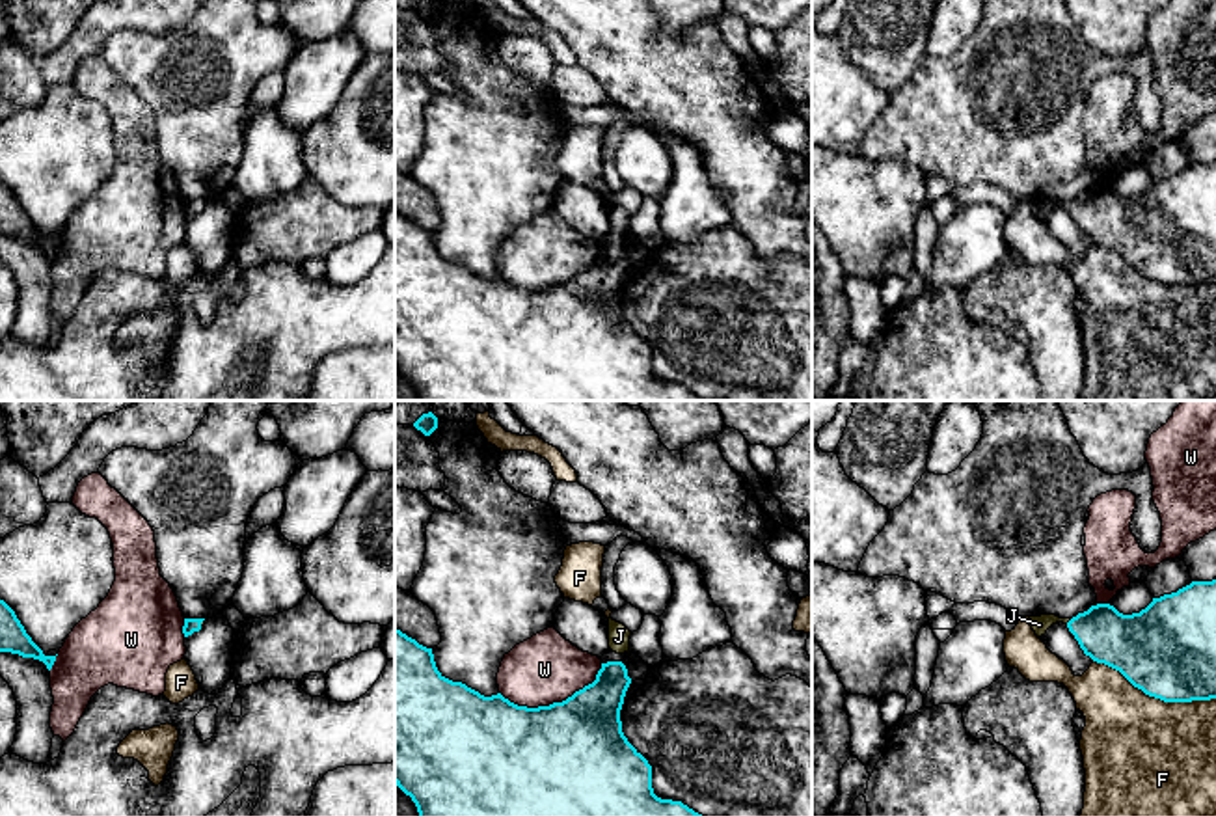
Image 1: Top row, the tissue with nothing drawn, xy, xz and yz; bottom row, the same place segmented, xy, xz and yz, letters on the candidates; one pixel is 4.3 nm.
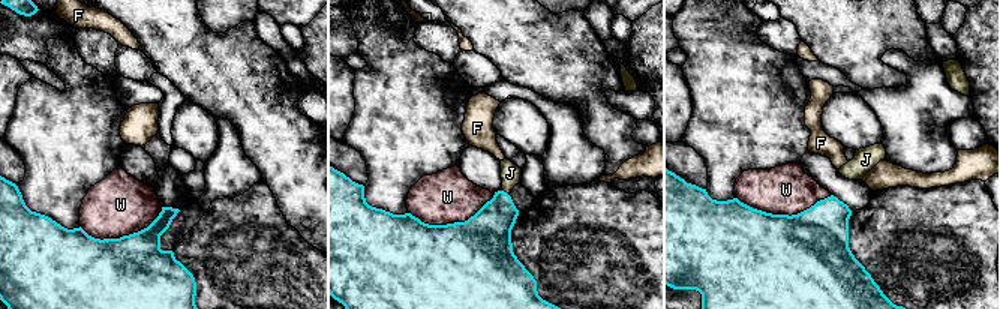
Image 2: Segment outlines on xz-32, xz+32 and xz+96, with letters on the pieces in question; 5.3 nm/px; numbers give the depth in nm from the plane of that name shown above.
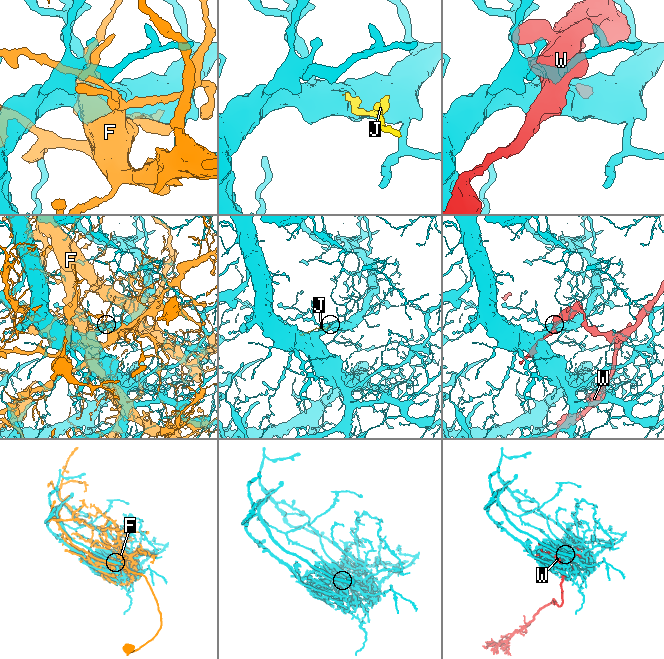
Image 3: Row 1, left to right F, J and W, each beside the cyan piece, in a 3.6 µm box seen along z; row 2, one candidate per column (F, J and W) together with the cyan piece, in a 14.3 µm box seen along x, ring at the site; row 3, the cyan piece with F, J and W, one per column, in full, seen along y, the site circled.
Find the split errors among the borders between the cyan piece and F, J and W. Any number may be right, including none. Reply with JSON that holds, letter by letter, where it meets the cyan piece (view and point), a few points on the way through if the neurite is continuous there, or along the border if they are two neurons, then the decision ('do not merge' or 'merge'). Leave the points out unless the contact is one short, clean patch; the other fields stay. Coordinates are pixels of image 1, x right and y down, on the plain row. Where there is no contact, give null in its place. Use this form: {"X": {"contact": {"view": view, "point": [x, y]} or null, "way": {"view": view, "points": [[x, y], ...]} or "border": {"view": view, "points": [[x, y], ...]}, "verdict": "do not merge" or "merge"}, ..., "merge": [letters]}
{"F": {"contact": {"view": "yz", "point": [1155, 280]}, "verdict": "do not merge"}, "J": {"contact": {"view": "yz", "point": [1069, 204]}, "way": {"view": "yz", "points": [[1121, 224], [1069, 204], [1045, 204], [1040, 207]]}, "verdict": "merge"}, "W": {"contact": {"view": "xz", "point": [553, 285]}, "verdict": "do not merge"}, "merge": ["J"]}

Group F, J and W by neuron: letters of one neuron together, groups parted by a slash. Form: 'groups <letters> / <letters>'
groups F / J / W

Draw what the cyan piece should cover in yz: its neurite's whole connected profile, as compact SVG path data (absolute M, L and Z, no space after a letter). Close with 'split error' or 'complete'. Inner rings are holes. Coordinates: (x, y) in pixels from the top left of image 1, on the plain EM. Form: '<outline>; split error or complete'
M1216 162L1192 164L1177 175L1153 181L1140 196L1123 197L1110 186L1091 188L1073 201L1030 199L1037 220L1063 205L1086 238L1119 253L1134 270L1164 285L1216 281Z; split error

